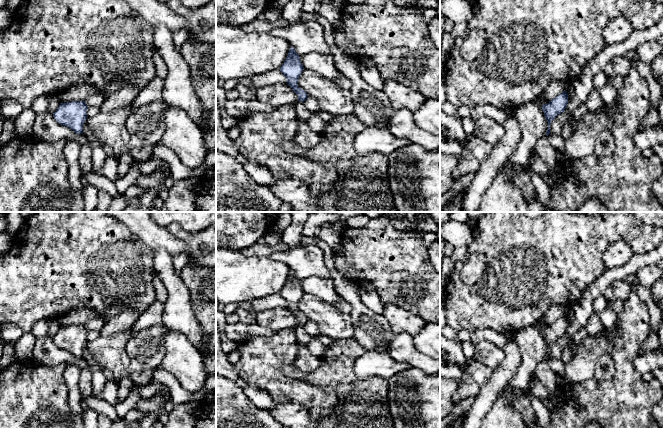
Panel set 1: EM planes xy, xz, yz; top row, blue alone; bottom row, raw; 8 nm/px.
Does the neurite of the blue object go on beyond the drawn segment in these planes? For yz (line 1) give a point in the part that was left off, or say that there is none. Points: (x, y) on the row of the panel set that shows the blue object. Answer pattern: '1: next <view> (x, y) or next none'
1: next none

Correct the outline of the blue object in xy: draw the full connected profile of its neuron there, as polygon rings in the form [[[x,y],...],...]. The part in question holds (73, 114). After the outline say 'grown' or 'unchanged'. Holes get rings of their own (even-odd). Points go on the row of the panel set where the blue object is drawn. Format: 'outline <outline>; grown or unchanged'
outline [[[85,101],[60,103],[53,116],[59,124],[70,128],[79,135],[83,134],[83,124],[88,118],[87,109]]]; unchanged

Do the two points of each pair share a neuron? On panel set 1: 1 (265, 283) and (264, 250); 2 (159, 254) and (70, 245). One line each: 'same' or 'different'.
1: different
2: different

